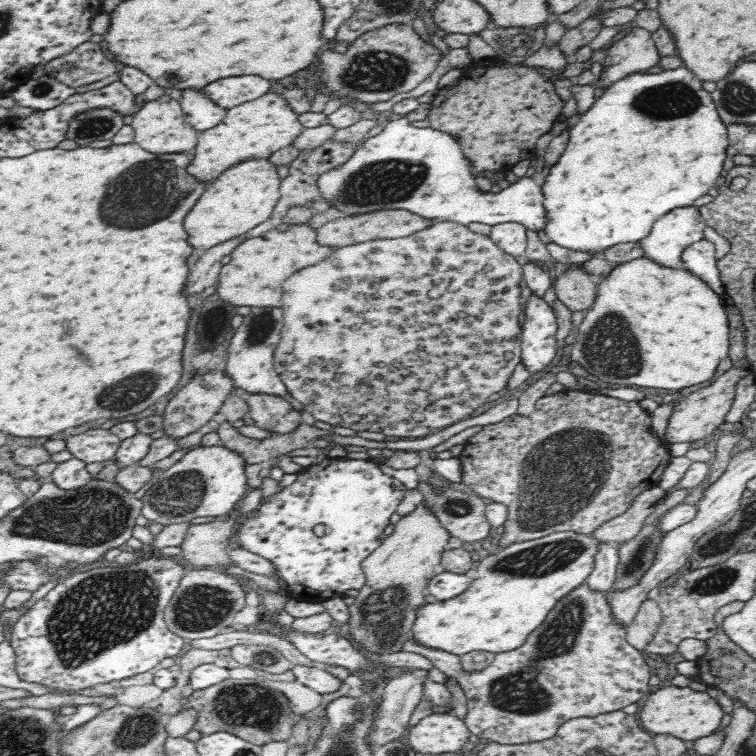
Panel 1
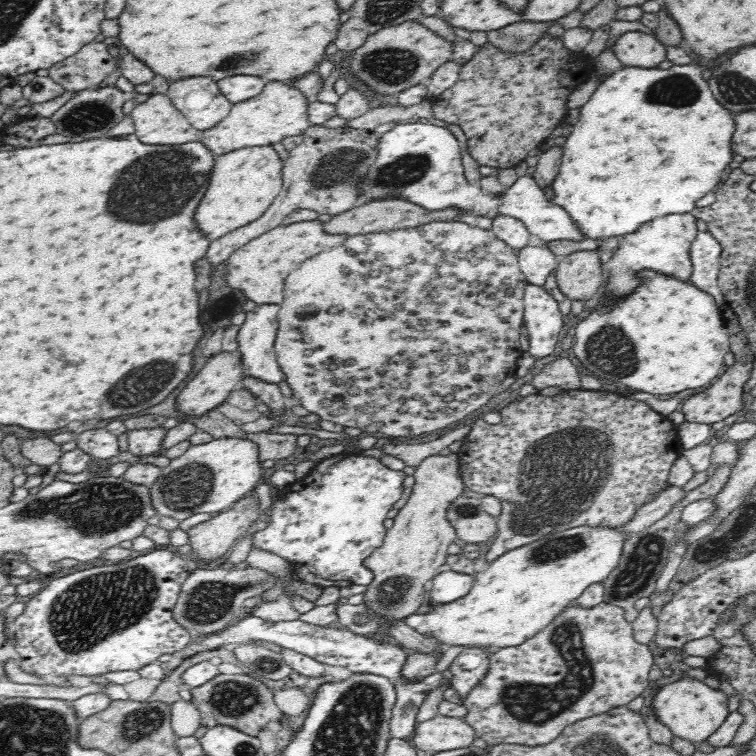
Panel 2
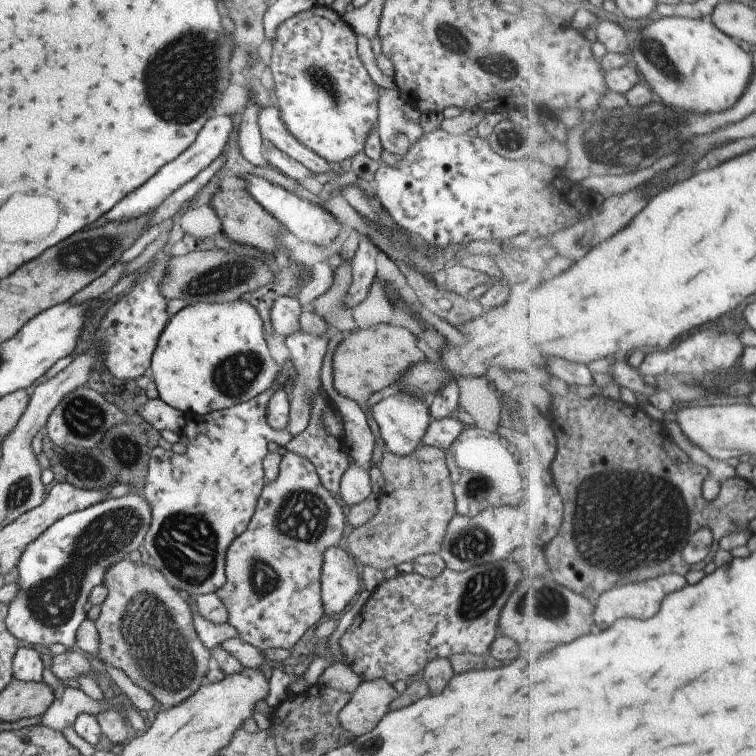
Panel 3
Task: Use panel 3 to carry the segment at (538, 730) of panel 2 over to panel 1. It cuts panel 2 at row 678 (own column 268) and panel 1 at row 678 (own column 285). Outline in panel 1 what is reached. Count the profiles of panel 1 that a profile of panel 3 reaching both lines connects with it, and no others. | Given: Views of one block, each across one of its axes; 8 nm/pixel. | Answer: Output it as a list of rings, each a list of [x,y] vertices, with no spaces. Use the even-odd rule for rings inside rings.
[[[587,580],[581,582],[578,586],[575,586],[567,595],[562,596],[562,598],[560,598],[554,605],[554,608],[548,612],[544,622],[532,630],[528,635],[528,638],[518,648],[497,653],[492,664],[490,664],[488,668],[484,668],[484,670],[476,672],[466,671],[462,667],[461,656],[448,654],[448,652],[442,652],[441,650],[432,650],[431,648],[426,648],[424,646],[418,646],[413,639],[408,640],[408,642],[404,644],[404,651],[415,652],[427,656],[436,669],[442,672],[446,677],[456,680],[467,698],[467,717],[464,722],[471,734],[474,734],[474,736],[477,736],[480,739],[484,738],[484,740],[494,741],[500,744],[524,744],[552,738],[552,736],[556,734],[558,728],[560,728],[560,725],[563,725],[567,720],[580,717],[592,718],[607,712],[621,710],[621,708],[624,708],[624,706],[628,706],[629,704],[640,704],[652,690],[648,684],[648,680],[651,677],[650,671],[648,666],[644,663],[642,653],[626,642],[625,628],[613,624],[613,618],[611,618],[605,593],[590,587]]]

